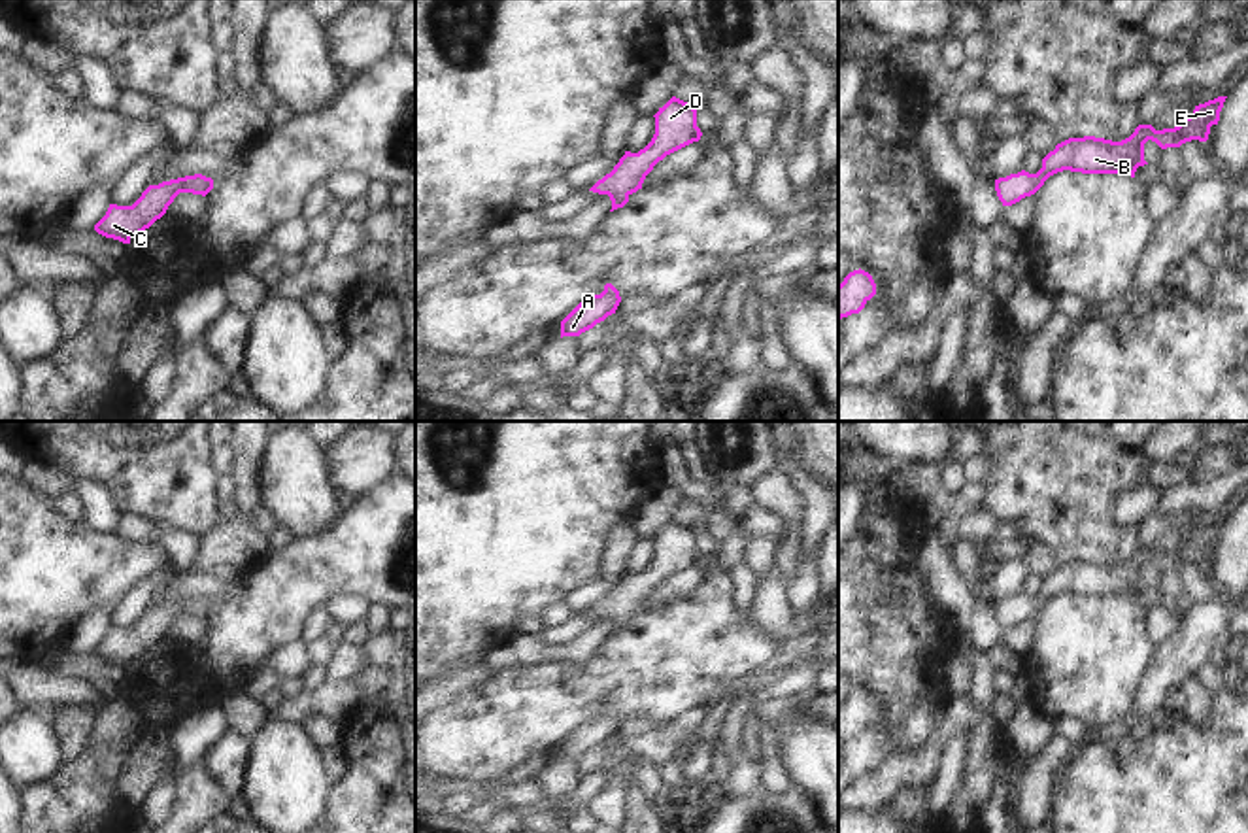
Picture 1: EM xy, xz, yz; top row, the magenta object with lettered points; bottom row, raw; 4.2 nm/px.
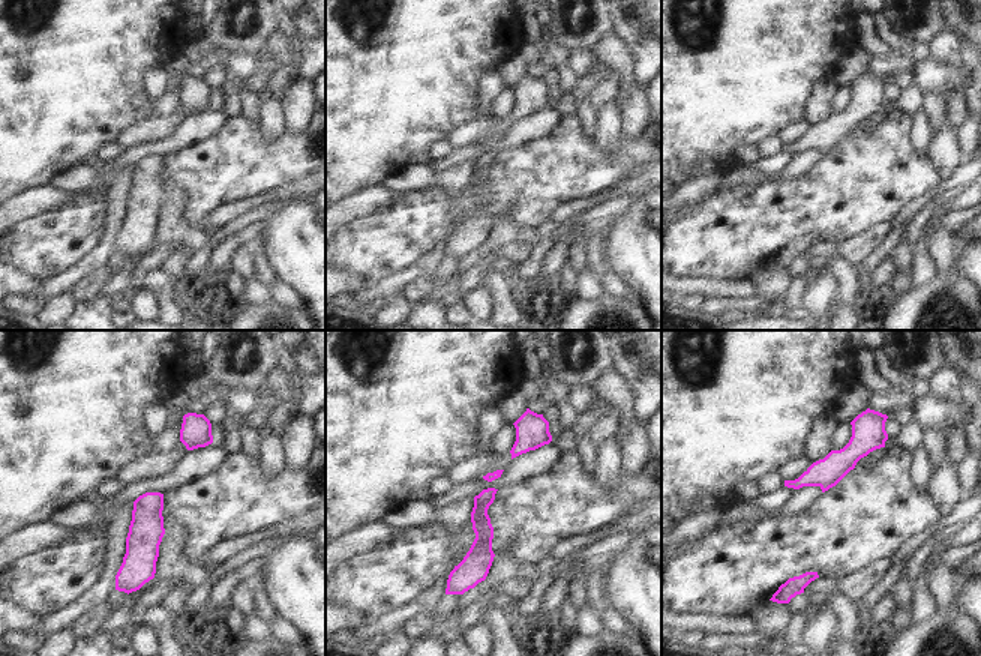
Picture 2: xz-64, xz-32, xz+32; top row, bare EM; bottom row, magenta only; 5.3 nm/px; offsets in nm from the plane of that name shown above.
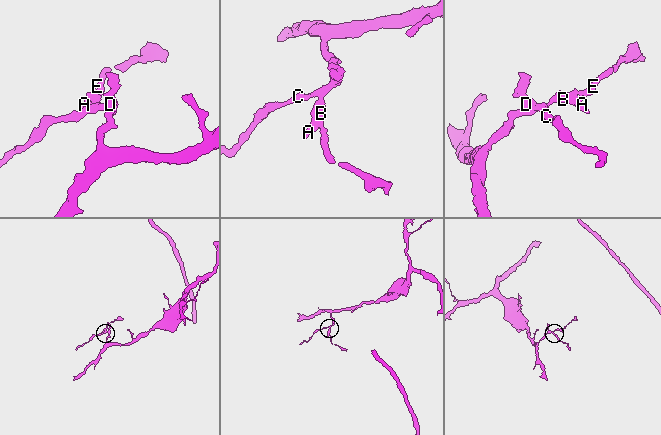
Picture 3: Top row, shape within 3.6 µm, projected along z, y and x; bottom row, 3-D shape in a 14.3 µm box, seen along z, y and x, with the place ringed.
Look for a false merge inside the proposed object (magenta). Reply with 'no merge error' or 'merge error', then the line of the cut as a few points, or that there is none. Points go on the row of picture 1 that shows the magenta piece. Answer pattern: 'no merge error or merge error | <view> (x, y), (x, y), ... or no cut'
no merge error | no cut

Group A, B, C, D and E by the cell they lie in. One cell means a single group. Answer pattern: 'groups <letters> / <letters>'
groups A B C D E

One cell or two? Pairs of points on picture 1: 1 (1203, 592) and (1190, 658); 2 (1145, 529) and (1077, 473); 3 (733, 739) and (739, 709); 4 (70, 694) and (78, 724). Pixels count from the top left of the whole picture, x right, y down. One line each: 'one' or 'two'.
1: two
2: two
3: one
4: two

